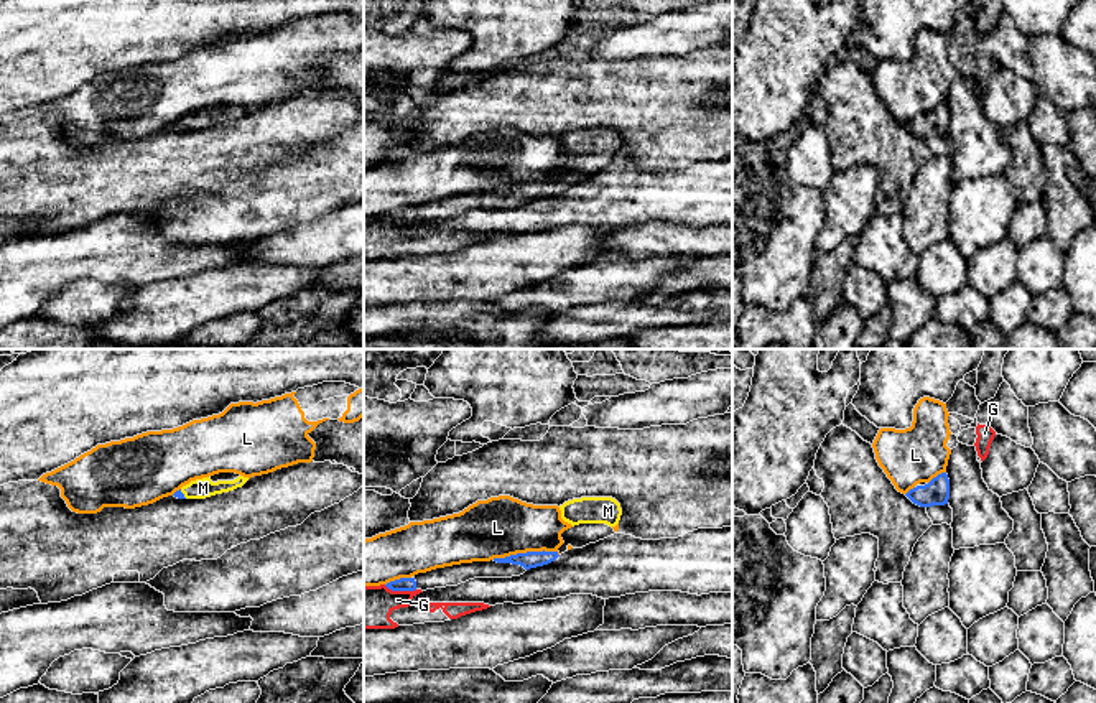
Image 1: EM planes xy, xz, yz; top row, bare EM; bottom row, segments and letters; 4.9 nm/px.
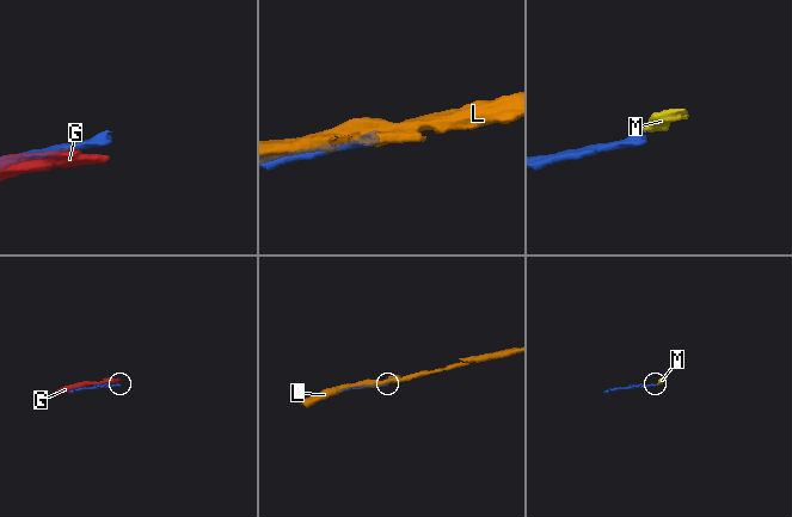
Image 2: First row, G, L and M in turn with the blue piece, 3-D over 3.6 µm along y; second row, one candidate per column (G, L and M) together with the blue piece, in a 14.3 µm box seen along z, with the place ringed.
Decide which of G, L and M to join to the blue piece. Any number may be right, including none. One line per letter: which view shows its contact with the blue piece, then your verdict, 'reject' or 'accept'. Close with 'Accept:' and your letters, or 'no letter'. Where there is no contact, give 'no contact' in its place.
G: meets blue in xz; reject
L: meets blue in xz; reject
M: meets blue in xy; accept
Accept: M

